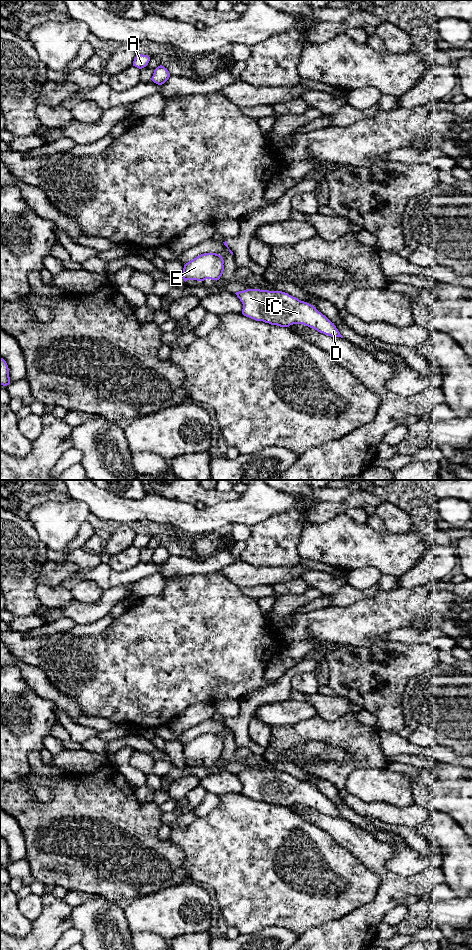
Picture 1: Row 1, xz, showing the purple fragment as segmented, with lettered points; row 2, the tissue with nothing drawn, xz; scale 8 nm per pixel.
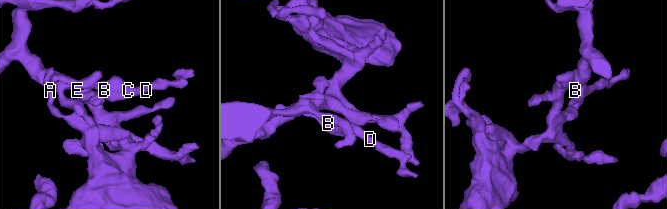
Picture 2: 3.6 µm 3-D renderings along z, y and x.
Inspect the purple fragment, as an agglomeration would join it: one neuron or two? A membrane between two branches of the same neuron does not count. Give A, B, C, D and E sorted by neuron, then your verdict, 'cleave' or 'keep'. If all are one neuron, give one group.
groups A B C D E; keep

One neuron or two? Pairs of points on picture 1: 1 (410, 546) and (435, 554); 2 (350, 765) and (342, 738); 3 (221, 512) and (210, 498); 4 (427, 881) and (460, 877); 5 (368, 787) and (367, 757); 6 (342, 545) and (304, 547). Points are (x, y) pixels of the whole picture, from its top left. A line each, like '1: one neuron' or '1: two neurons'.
1: two neurons
2: one neuron
3: two neurons
4: two neurons
5: two neurons
6: one neuron

